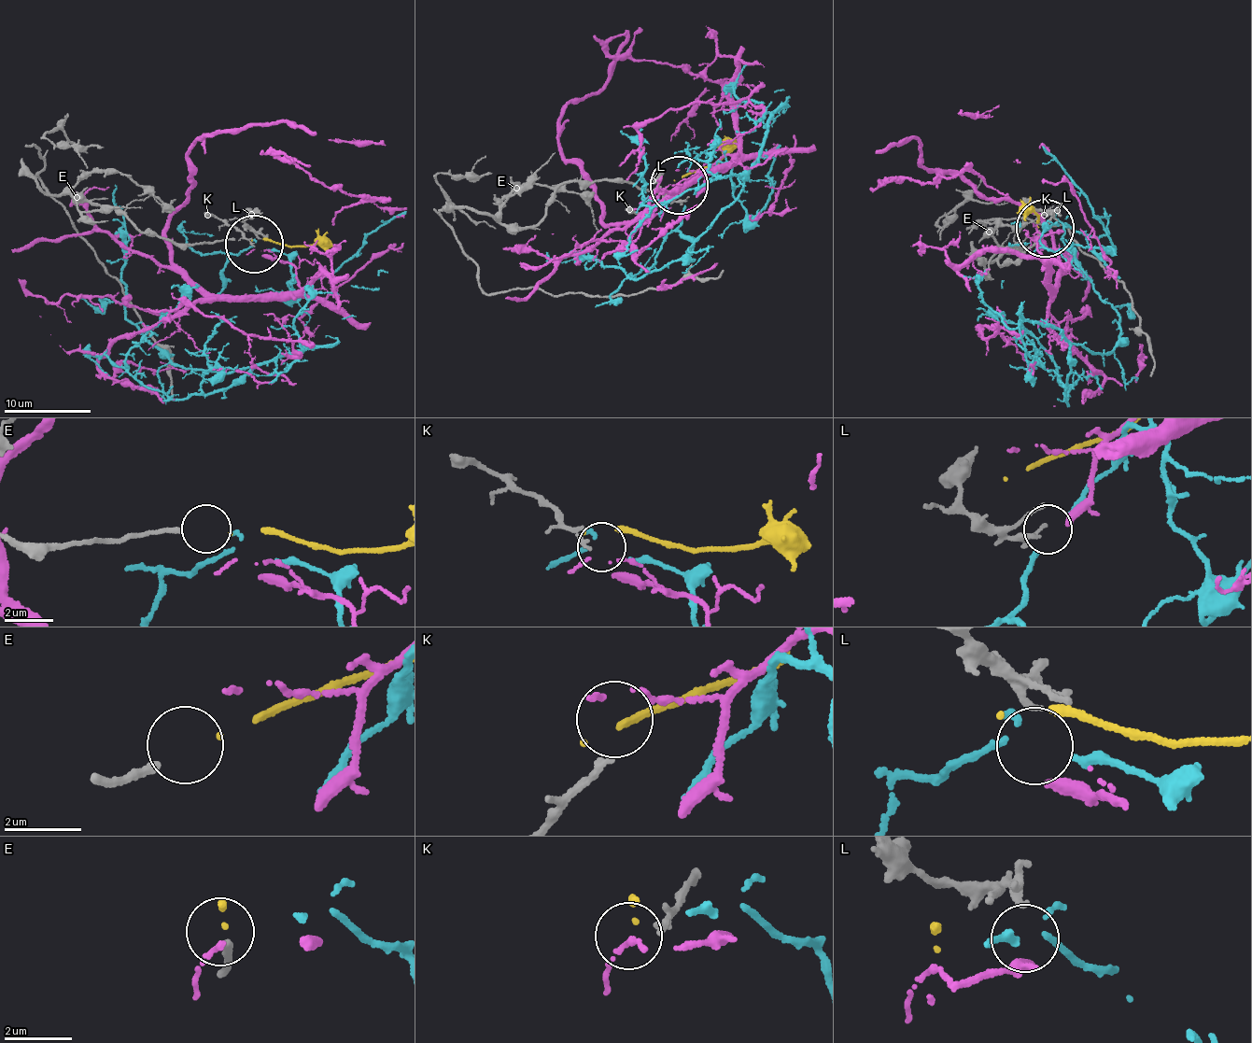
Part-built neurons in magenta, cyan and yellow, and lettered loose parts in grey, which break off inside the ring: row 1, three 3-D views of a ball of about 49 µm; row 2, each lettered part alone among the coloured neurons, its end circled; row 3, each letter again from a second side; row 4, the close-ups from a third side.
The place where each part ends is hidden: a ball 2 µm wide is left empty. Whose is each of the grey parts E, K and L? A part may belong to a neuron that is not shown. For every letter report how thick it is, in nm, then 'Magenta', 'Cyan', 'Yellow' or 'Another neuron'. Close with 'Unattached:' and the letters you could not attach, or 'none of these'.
E: Thickness 220 nm. Yellow
K: Thickness 140 nm. Another neuron
L: Thickness 160 nm. Magenta
Unattached: K

